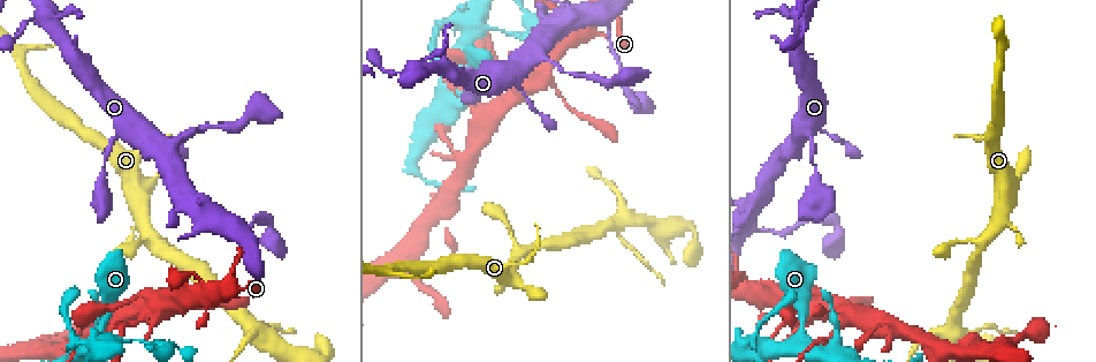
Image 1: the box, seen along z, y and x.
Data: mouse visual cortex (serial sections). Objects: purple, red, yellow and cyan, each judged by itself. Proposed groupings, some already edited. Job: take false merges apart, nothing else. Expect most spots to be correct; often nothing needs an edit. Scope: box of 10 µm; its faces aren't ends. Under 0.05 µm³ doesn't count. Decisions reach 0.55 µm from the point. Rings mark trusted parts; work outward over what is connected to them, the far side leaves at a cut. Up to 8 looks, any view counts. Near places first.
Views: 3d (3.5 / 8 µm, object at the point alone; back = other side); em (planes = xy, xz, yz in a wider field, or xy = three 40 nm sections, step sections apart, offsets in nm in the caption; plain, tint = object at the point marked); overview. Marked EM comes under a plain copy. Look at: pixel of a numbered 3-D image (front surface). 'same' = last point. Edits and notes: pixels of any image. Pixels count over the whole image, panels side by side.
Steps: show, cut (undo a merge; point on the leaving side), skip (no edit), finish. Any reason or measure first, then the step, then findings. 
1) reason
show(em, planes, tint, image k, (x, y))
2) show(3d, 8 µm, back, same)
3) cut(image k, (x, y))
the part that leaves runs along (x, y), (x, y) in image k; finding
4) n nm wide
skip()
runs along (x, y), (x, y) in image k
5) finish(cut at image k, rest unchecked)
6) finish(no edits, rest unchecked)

sharp bend
show(3d, 3.5 µm, back, image 1, (162, 345))

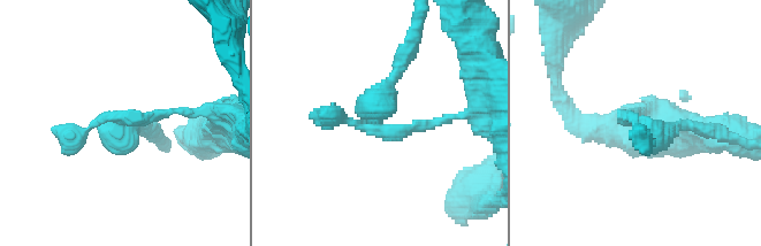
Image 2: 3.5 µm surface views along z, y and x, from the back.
show(em, planes, tint, image 2, (379, 124))

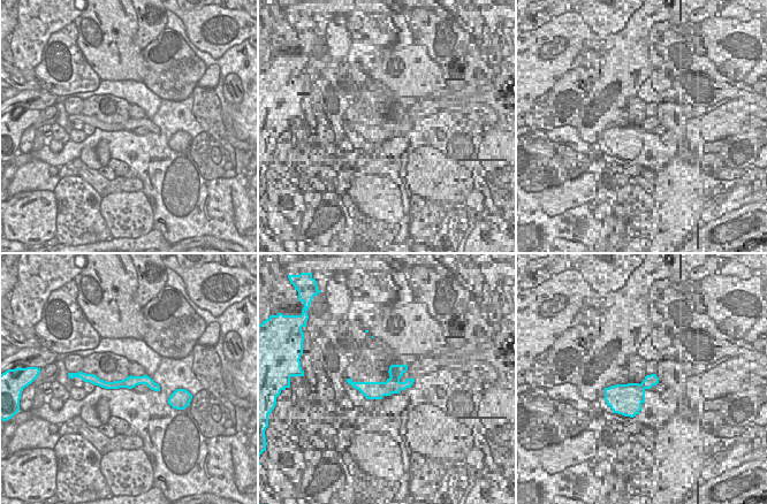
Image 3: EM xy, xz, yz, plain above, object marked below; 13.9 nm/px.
skip()
runs along (639, 113), (651, 133), (694, 127) in image 2; one cell here

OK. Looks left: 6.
small branch off a trunk
show(3d, 3.5 µm, image 1, (844, 313))

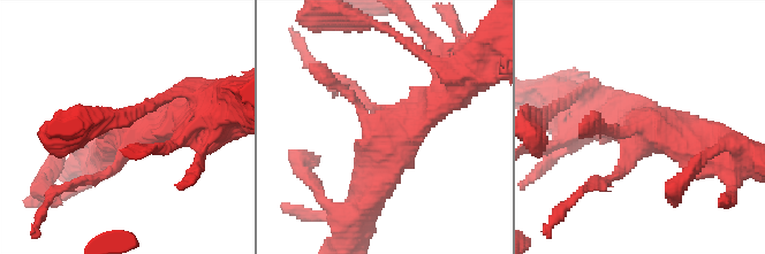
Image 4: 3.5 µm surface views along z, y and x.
need the tissue
show(em, xy, step 5, tint, image 4, (146, 130))

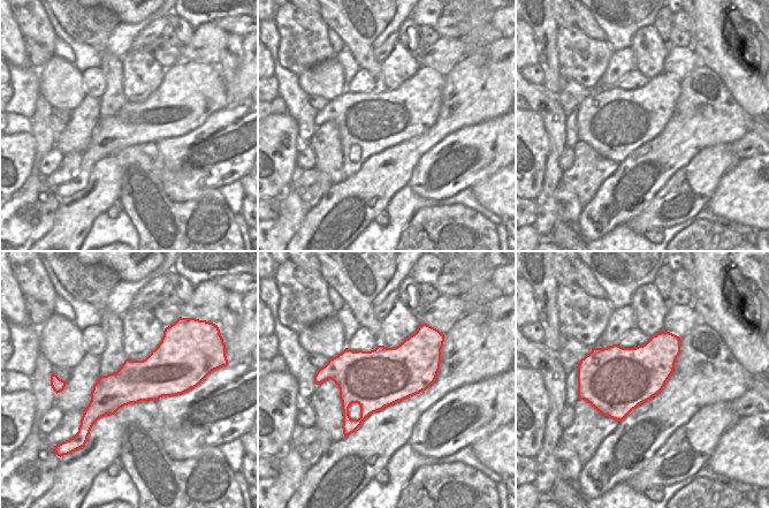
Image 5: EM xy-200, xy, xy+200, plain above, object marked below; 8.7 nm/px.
500 nm wide
skip()
runs along (464, 76), (391, 136), (369, 183) in image 4; all the same cell

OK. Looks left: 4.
abrupt turn
show(3d, 3.5 µm, image 1, (156, 177))

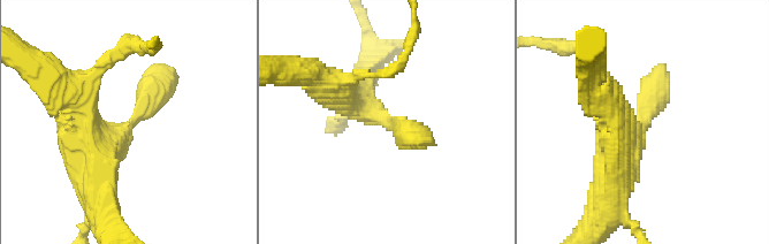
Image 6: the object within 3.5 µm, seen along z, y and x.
show(em, xy, step 5, tint, image 6, (645, 118))

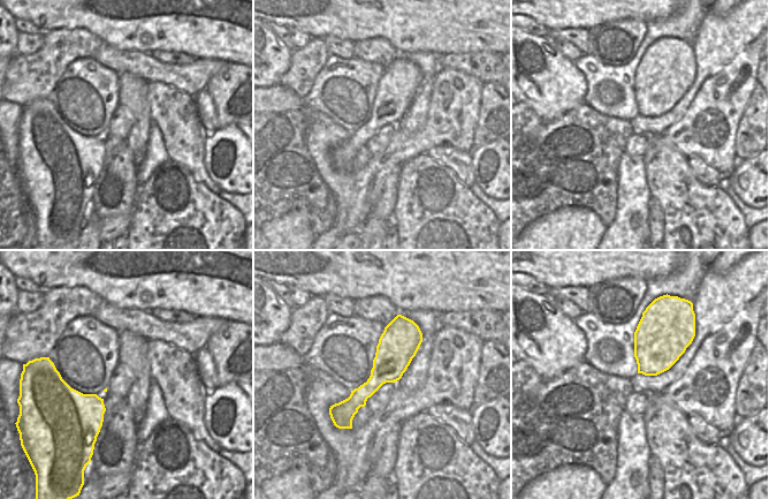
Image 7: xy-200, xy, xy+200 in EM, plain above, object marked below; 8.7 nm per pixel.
skip()
runs along (84, 123), (112, 142), (165, 63) in image 6; all the same cell

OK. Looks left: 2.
arms run side by side
show(3d, 3.5 µm, image 1, (804, 22))

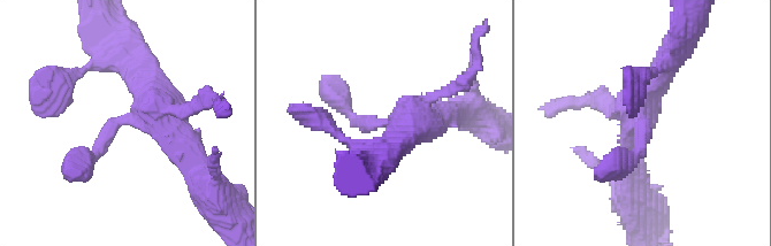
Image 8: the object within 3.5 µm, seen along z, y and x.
show(em, xy, step 2, tint, image 8, (644, 120))

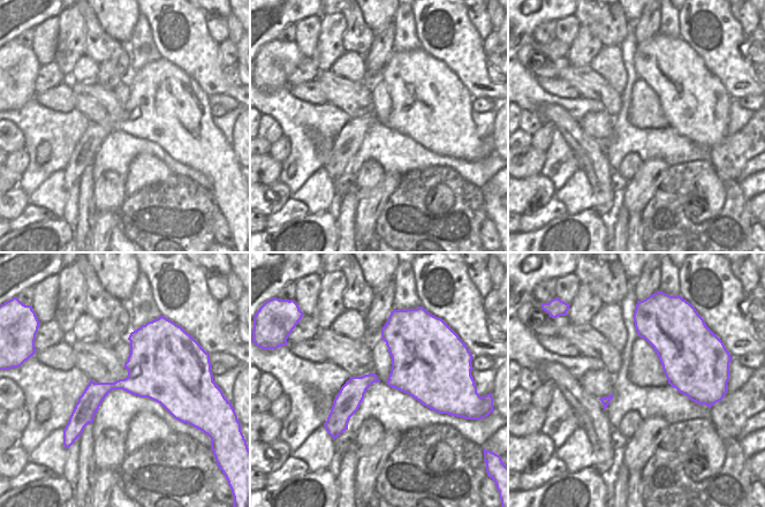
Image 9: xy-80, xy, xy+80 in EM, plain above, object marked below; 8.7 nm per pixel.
4 arms; arms of 150, 200, 350, 350 nm
skip()
runs along (185, 147), (161, 116), (119, 120), (79, 166) in image 8; all the same cell

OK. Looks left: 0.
finish(no edits, rest unchecked)

